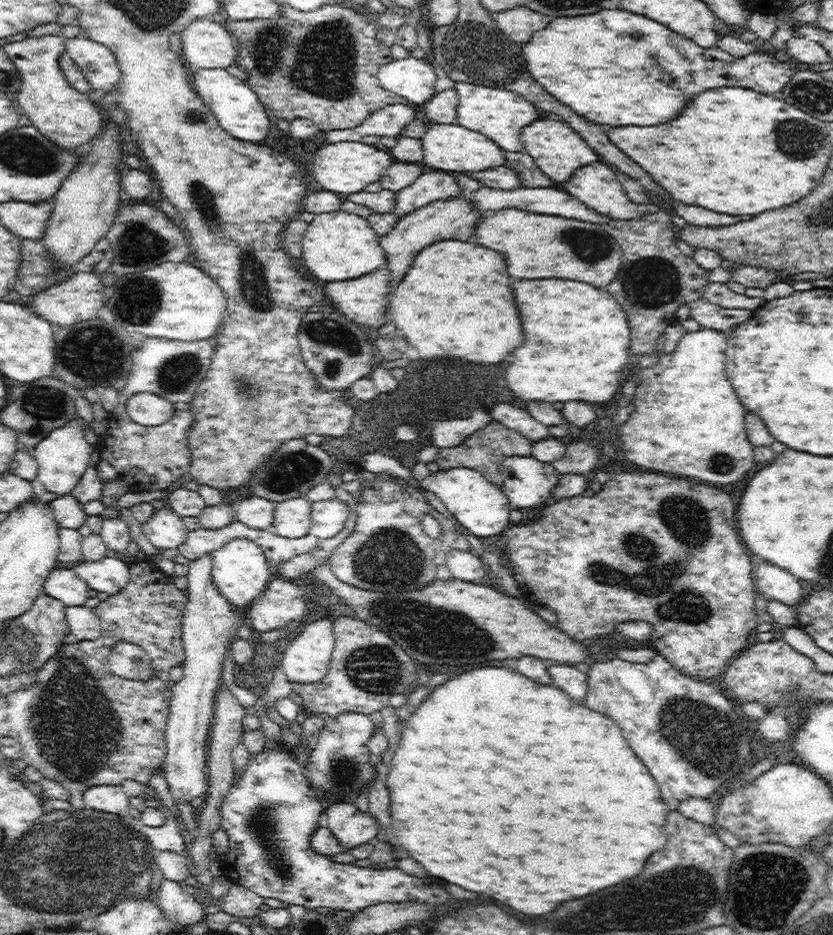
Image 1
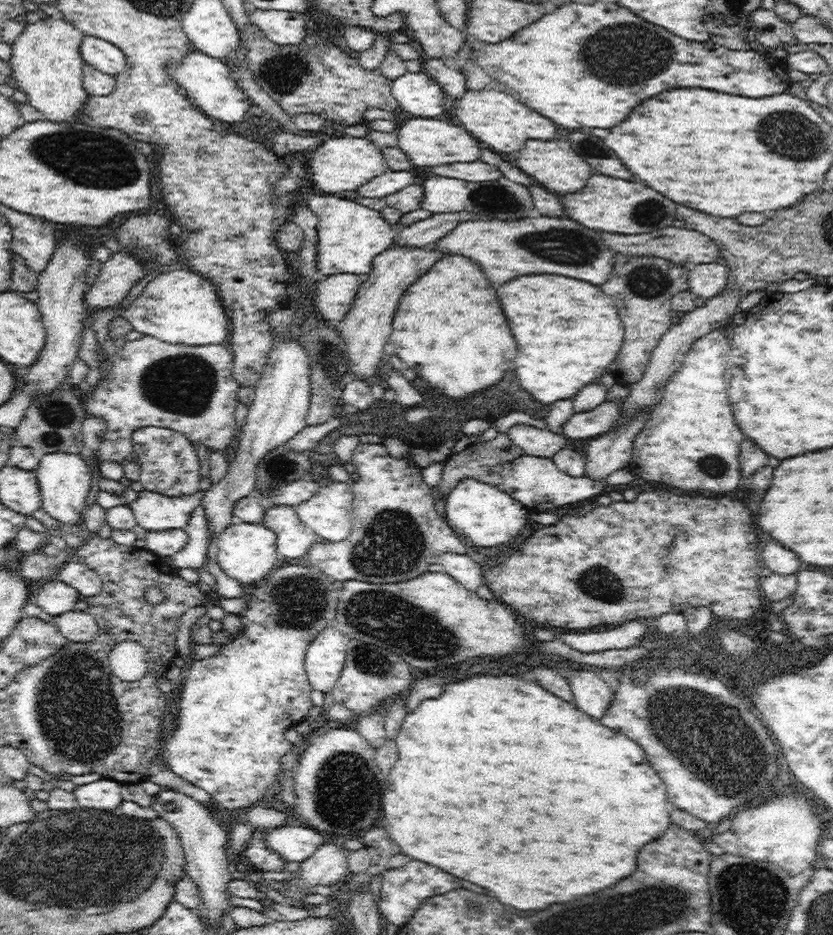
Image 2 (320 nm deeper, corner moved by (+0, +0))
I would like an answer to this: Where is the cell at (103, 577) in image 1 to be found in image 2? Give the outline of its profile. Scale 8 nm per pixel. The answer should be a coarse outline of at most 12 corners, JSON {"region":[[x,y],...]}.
{"region":[[73,558],[56,578],[84,597],[102,590],[99,574]]}

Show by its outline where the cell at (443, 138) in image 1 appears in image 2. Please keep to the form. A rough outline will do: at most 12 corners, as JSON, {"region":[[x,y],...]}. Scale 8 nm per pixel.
{"region":[[407,120],[398,146],[415,166],[480,160],[460,124]]}

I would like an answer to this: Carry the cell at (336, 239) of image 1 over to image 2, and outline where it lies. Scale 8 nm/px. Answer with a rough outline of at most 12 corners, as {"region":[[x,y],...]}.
{"region":[[304,196],[318,217],[320,277],[364,278],[395,244],[380,211]]}

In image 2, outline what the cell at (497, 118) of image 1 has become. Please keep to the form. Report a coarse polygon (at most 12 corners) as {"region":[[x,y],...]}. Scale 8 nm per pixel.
{"region":[[498,86],[467,90],[451,114],[503,156],[528,138],[554,140],[552,120]]}

